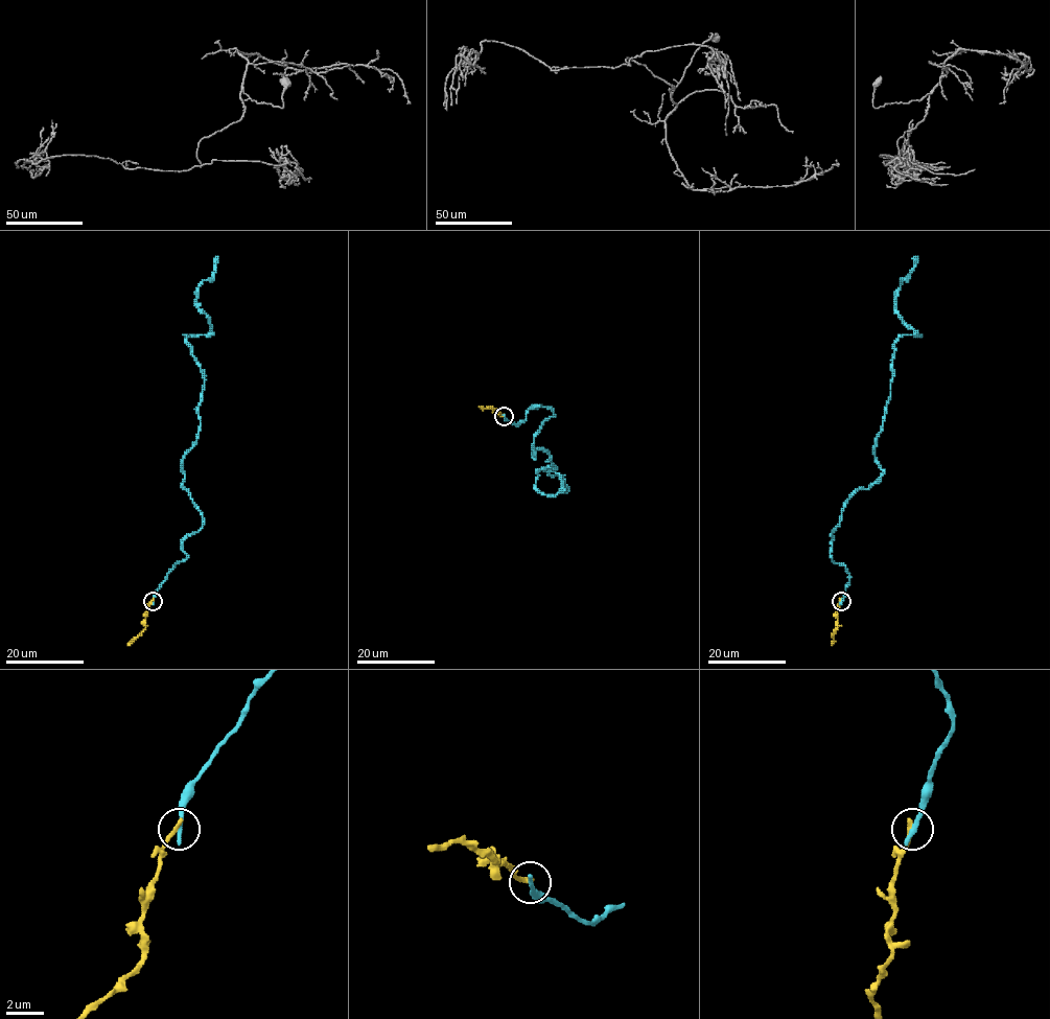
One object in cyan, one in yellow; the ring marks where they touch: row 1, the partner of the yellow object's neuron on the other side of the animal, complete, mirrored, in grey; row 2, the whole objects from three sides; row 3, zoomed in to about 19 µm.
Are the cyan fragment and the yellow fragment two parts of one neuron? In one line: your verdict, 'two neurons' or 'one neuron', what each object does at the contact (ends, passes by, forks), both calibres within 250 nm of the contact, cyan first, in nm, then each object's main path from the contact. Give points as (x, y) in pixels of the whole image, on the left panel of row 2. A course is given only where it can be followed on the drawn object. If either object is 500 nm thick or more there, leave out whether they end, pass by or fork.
two neurons; cyan ends there; yellow ends there; 300 nm thick on the cyan side, 300 nm on the other; cyan runs (153, 602), (203, 524), (182, 486), (204, 379), (184, 334), (210, 330), (194, 300), (215, 256); yellow runs (153, 601), (145, 629), (129, 645)

